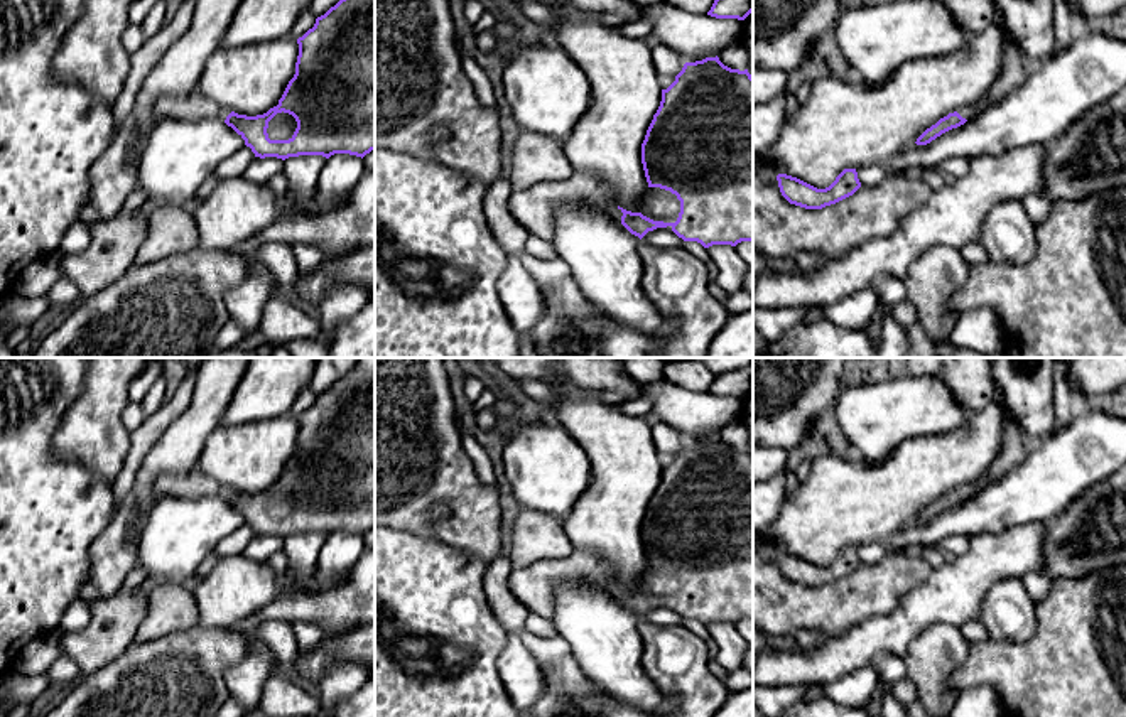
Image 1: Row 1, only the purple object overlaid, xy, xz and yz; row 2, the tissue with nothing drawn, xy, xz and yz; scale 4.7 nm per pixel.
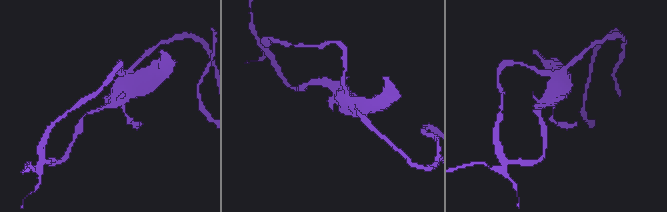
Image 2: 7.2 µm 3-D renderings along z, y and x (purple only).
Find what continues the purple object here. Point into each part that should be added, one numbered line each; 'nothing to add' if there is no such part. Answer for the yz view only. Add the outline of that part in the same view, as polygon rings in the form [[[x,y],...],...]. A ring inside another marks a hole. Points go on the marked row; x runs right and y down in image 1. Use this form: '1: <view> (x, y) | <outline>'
1: yz (1012, 75) | [[[994,10],[993,22],[1004,32],[1004,49],[1003,49],[1001,73],[998,74],[993,88],[977,103],[957,110],[957,113],[966,120],[972,120],[979,113],[988,110],[989,106],[1003,101],[1018,86],[1021,86],[1021,83],[1026,78],[1023,64],[1021,64],[1020,51],[1011,42],[1011,37],[1004,29],[1003,17],[998,10]]]

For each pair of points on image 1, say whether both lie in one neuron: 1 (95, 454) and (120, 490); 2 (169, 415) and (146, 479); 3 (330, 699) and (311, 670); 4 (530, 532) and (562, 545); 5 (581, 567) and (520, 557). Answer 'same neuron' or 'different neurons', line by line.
1: different neurons
2: different neurons
3: different neurons
4: same neuron
5: different neurons

